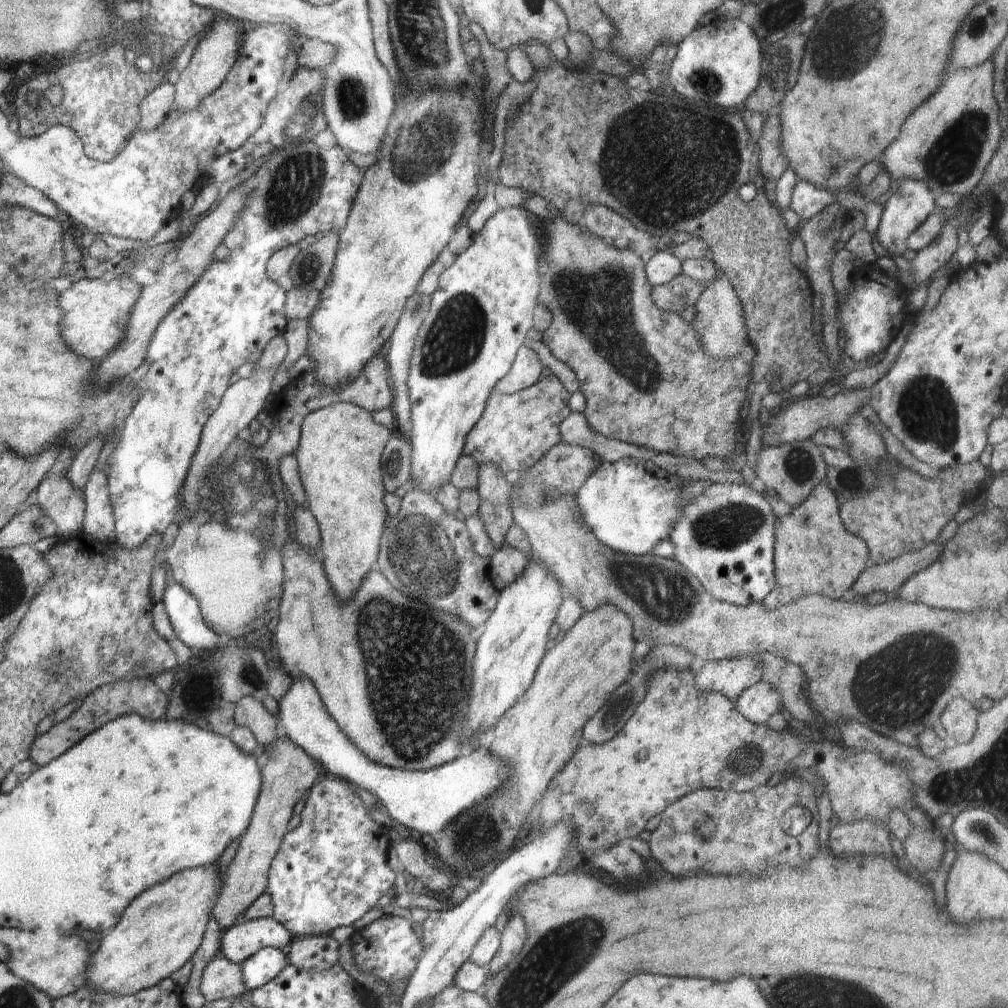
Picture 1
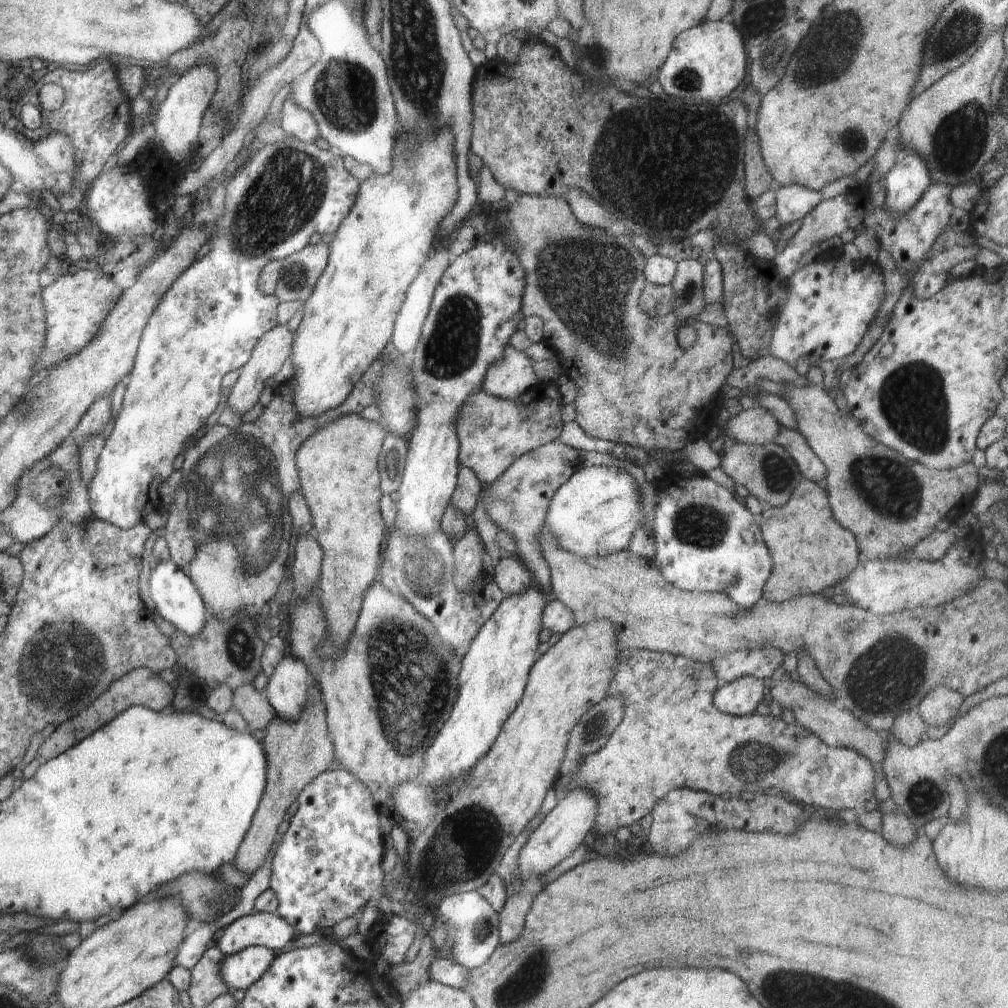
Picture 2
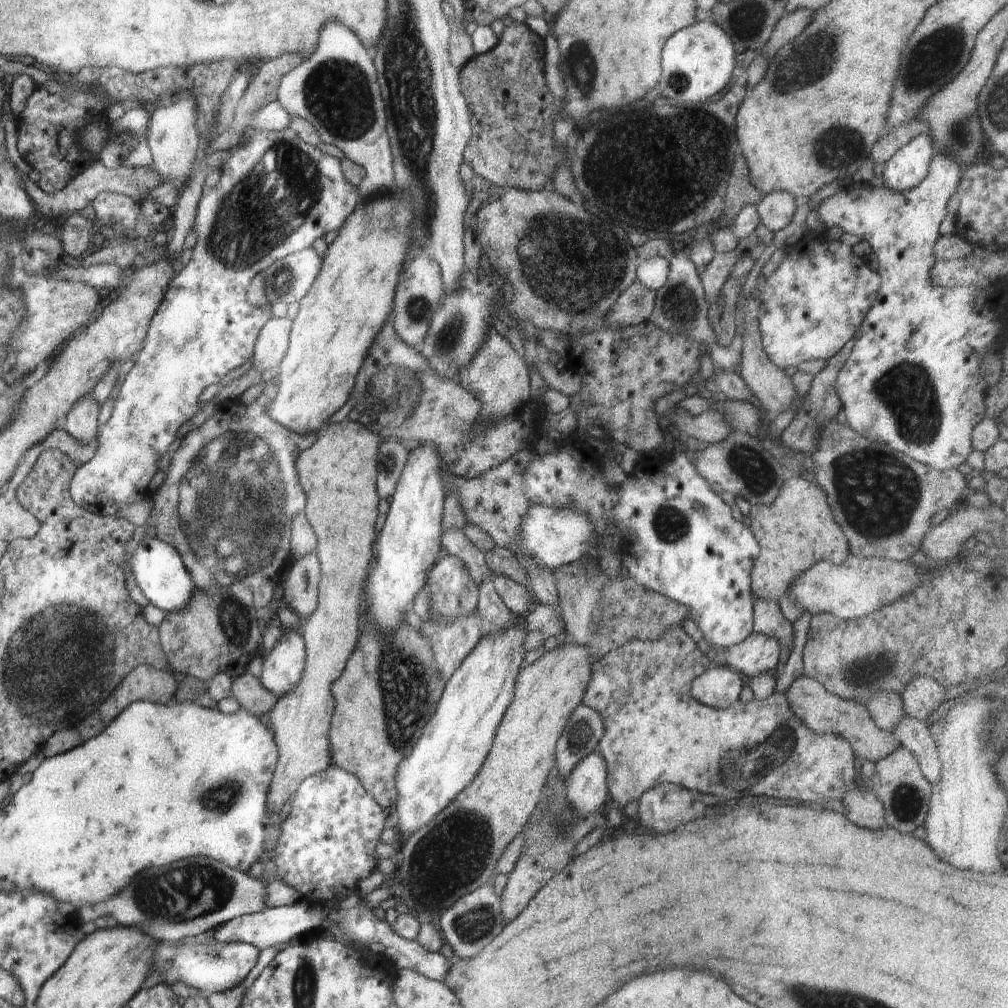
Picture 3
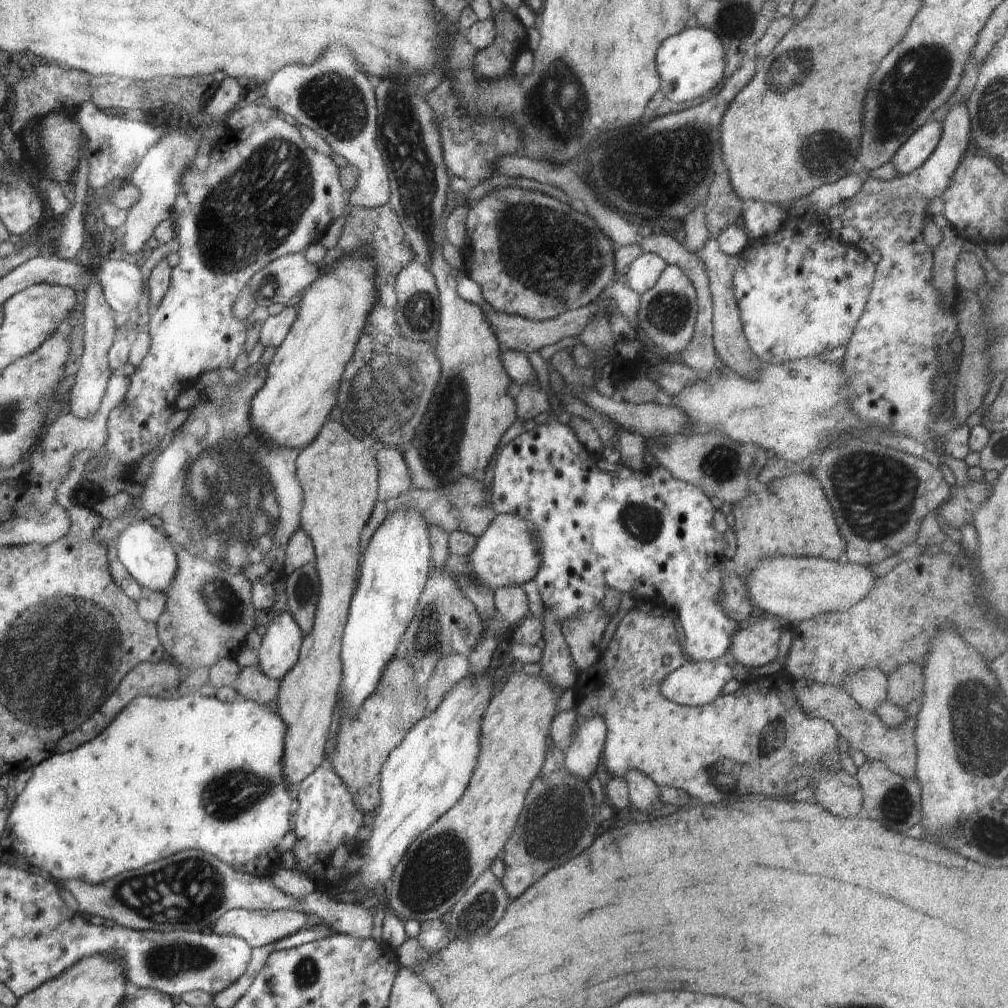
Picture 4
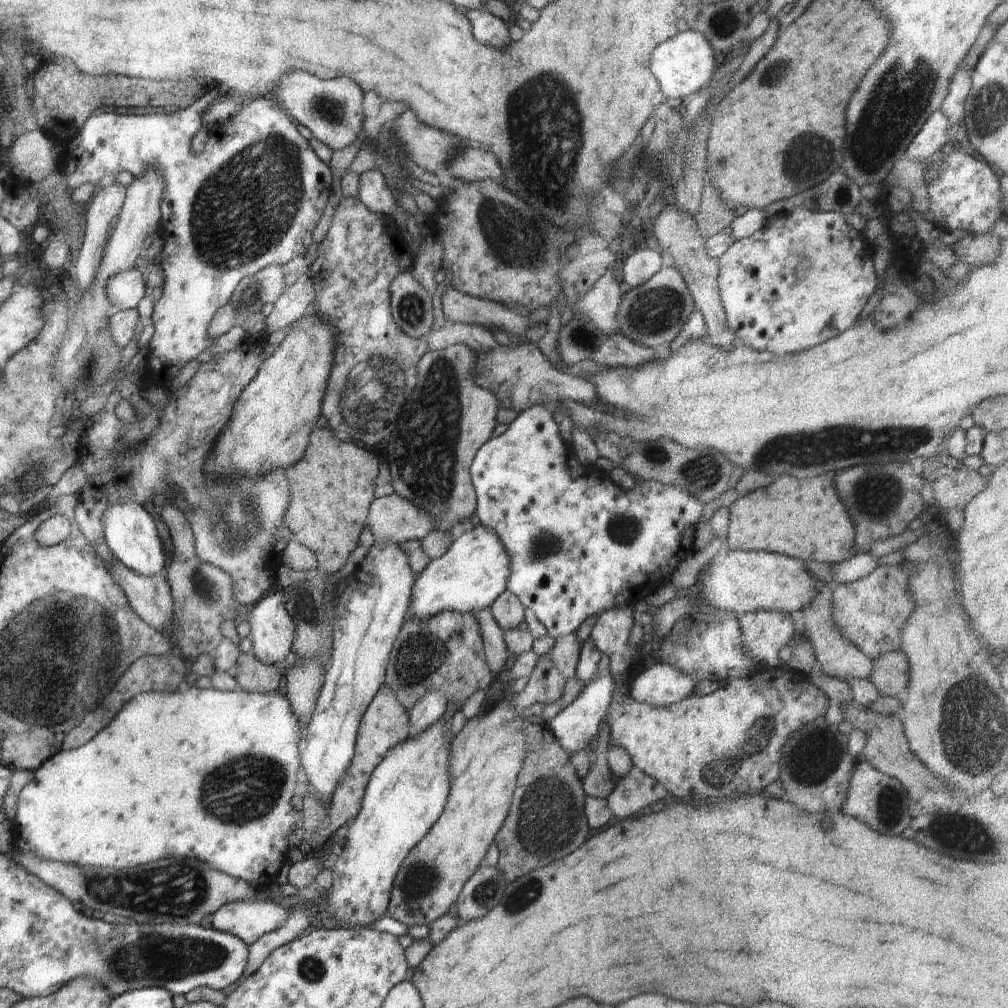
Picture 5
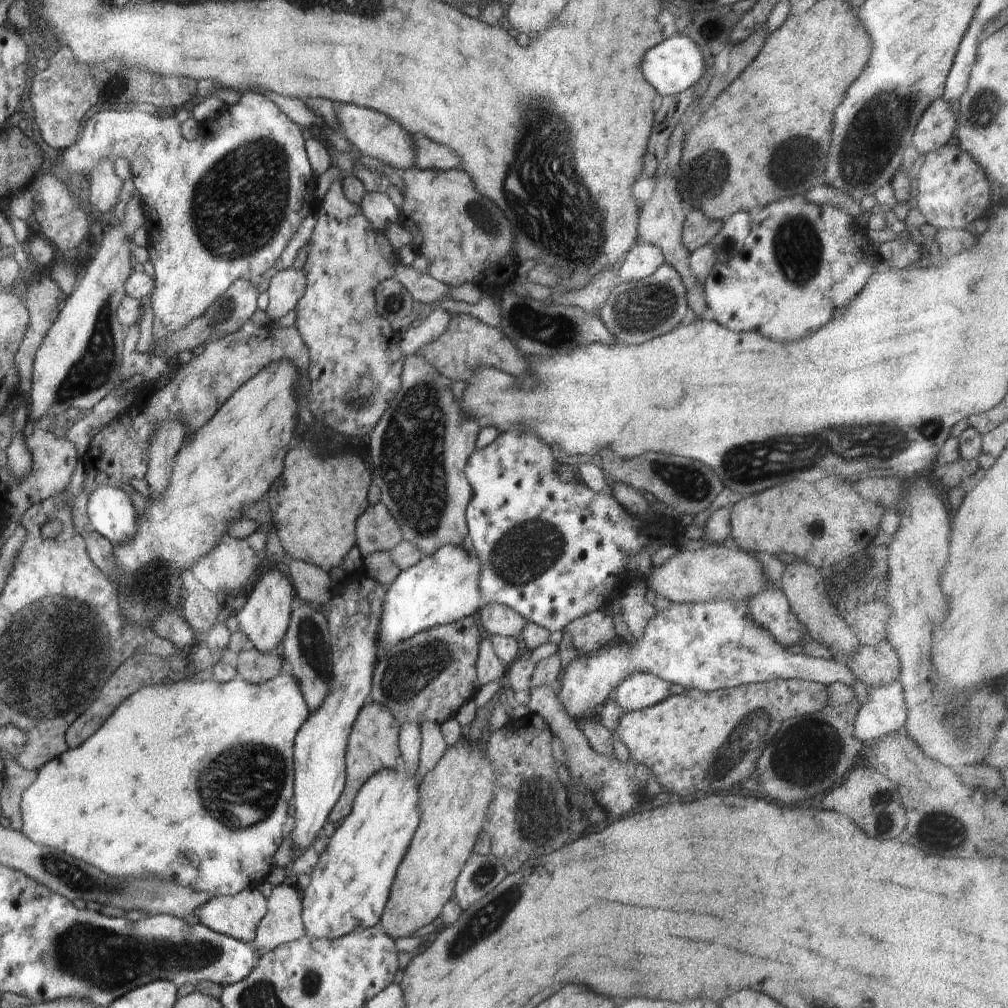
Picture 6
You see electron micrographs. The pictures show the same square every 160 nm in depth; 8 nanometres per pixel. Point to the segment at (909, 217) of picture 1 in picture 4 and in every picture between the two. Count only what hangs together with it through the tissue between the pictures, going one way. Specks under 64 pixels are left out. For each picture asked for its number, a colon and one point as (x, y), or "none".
2: (907, 181)
3: (909, 165)
4: (916, 150)

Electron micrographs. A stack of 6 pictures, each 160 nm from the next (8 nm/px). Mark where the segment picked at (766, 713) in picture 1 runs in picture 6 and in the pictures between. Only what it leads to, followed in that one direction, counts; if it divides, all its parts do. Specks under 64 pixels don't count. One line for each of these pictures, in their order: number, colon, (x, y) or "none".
2: (740, 698)
3: (720, 687)
4: (696, 683)
5: (662, 685)
6: (639, 691)

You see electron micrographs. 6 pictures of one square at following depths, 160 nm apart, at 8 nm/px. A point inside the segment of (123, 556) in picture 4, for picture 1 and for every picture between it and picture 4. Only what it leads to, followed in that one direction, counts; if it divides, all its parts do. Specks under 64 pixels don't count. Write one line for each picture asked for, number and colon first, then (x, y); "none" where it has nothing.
1: (189, 626)
2: (176, 599)
3: (158, 568)

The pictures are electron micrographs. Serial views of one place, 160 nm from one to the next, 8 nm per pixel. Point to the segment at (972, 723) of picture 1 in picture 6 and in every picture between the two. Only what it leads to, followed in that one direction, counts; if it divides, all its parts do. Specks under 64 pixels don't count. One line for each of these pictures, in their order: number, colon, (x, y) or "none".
2: (940, 707)
3: (922, 696)
4: (904, 684)
5: (890, 673)
6: (879, 665)

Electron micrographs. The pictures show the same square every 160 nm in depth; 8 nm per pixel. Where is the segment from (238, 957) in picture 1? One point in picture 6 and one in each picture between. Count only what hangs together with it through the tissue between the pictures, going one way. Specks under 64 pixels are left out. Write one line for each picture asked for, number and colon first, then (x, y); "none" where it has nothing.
2: (269, 930)
3: (272, 925)
4: (258, 928)
5: (248, 920)
6: (236, 916)

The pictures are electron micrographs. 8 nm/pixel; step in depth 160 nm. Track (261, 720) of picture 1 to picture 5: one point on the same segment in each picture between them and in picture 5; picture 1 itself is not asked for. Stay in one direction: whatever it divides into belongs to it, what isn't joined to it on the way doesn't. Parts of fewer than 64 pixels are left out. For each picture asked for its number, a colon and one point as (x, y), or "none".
2: (254, 707)
3: (248, 690)
4: (252, 683)
5: (253, 676)

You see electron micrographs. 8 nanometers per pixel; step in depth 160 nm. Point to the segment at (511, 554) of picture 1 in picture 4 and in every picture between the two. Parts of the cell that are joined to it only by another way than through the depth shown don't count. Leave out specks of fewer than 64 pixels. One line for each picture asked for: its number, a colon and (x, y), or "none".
2: (512, 576)
3: (519, 599)
4: (512, 603)

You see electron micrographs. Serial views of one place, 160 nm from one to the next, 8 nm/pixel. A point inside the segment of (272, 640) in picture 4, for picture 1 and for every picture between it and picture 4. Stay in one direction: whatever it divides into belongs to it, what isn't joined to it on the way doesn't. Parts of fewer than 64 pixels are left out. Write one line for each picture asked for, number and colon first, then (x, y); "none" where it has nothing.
1: (427, 800)
2: (286, 691)
3: (282, 669)

